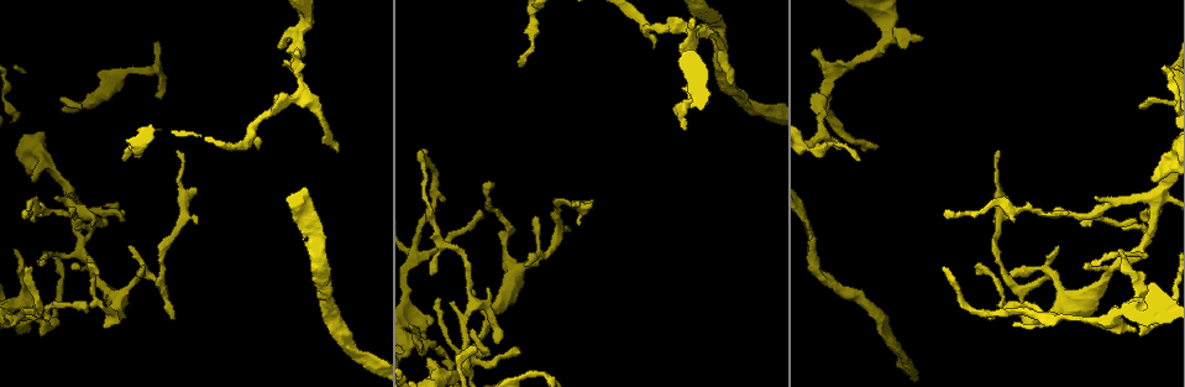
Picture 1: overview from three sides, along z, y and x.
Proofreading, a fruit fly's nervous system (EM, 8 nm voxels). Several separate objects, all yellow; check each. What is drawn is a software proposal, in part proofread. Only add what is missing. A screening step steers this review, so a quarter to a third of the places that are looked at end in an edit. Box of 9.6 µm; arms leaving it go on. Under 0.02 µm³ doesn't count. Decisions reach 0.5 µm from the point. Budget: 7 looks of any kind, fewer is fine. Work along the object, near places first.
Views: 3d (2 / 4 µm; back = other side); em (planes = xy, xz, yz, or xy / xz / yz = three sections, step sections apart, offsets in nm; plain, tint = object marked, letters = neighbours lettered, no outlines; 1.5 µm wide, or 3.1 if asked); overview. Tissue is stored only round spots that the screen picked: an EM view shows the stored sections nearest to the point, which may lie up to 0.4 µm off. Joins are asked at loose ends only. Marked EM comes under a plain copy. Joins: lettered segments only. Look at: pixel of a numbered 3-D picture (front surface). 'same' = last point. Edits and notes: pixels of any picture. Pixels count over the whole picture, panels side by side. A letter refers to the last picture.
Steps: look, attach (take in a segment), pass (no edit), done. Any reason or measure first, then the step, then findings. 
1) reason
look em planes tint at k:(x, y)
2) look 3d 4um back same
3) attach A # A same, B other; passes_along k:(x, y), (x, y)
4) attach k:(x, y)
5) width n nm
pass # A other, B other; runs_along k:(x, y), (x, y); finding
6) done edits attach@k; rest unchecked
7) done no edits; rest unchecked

an open end
look 3d 2um back at 1:(1136, 330)

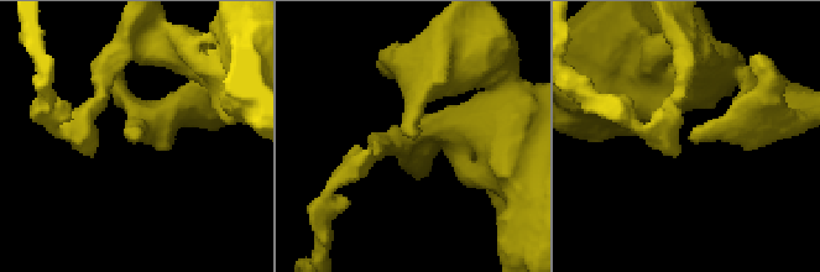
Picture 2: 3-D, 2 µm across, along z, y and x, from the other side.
shape alone is not enough
look em planes letters at 2:(415, 139)

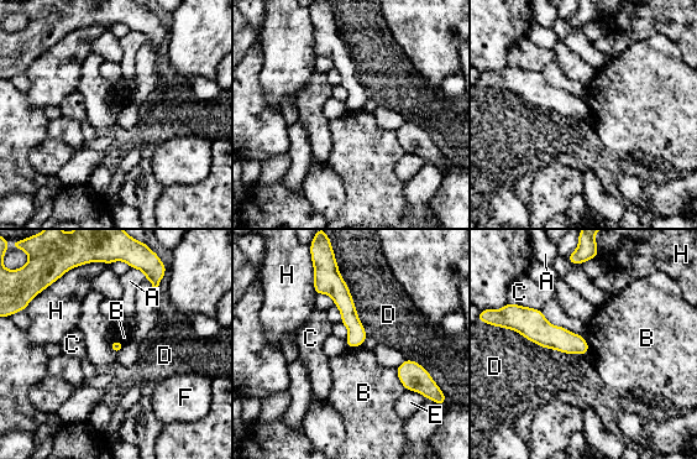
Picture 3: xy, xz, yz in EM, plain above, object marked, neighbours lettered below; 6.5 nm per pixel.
pass # A other, B other, C other, D other, E other, F other, H other; border 3:(394, 369), (398, 380), (407, 390); none of them fits

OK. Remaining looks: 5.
free end
look em planes letters at 1:(1001, 305)

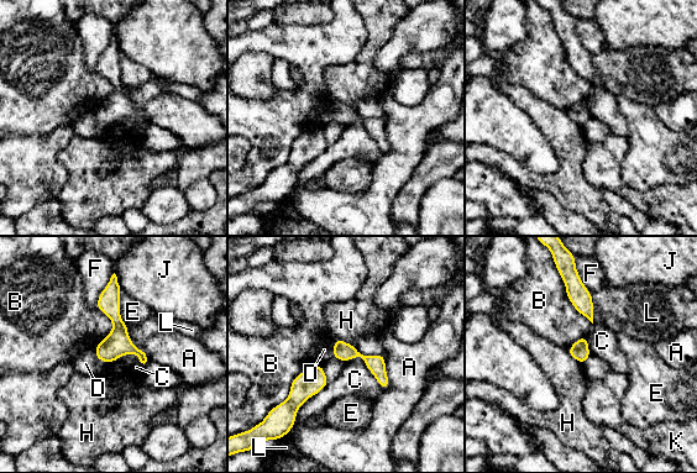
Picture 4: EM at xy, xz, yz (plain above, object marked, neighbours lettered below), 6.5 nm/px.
width 120 nm
pass # A other, B other, C other, D other, E other, F other, H other, J other, K other, L other; runs_along 4:(114, 280), (119, 336), (142, 358); no lettered segment goes on from it

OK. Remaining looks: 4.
long arm stops here
look 3d 2um back at 1:(857, 160)

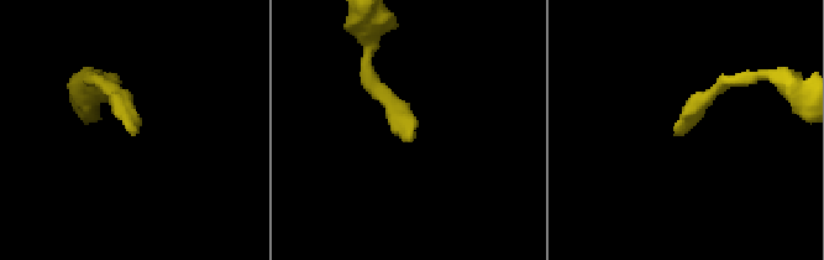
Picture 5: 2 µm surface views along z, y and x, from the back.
look em xz step 8 tint at 5:(411, 139)

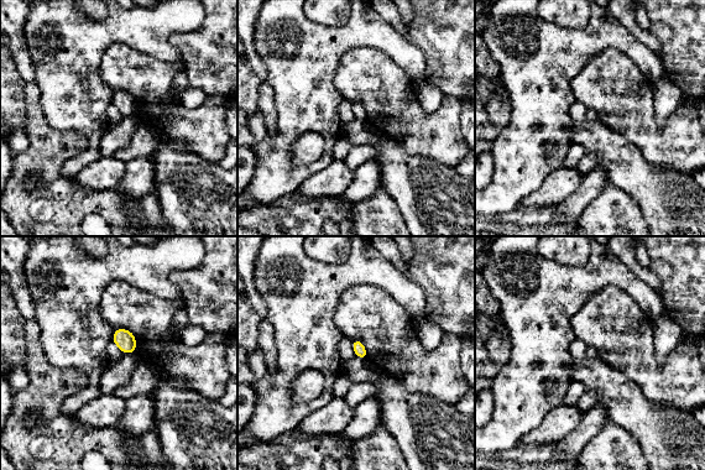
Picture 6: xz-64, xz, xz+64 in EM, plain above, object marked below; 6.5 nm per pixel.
cut it another way
look em yz step 8 letters same

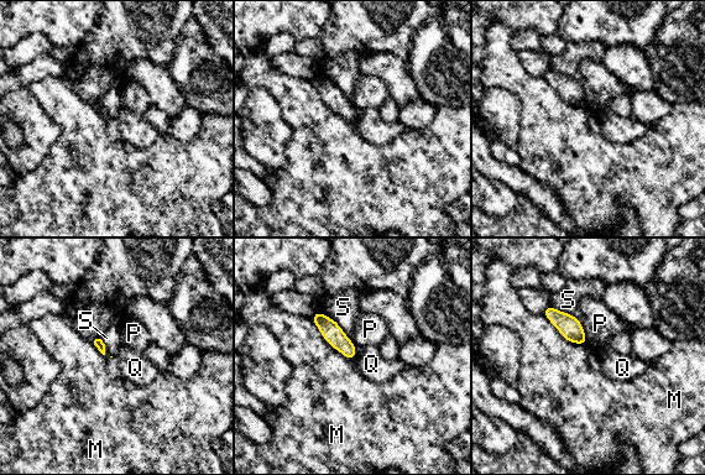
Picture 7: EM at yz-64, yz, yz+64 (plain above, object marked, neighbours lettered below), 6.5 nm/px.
pass # M other, P other, Q other, S other; border 7:(355, 348), (356, 358); none of them fits

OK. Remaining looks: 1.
done no edits; rest unchecked

